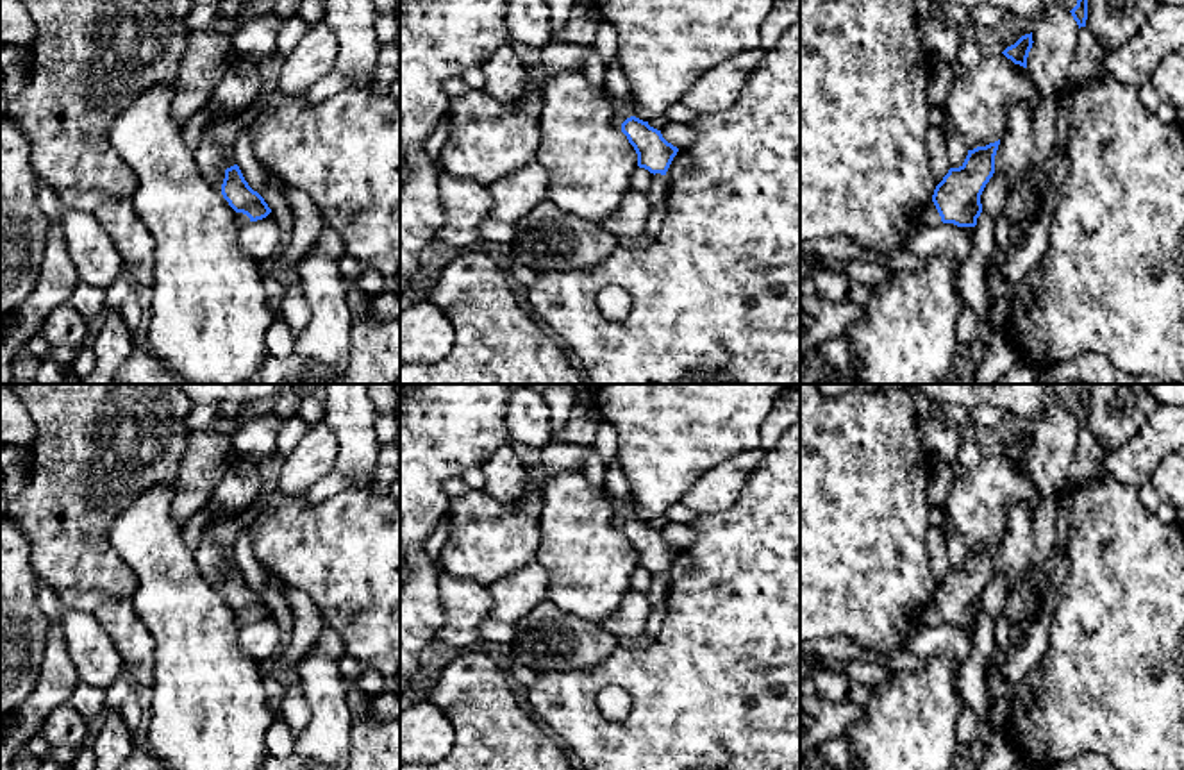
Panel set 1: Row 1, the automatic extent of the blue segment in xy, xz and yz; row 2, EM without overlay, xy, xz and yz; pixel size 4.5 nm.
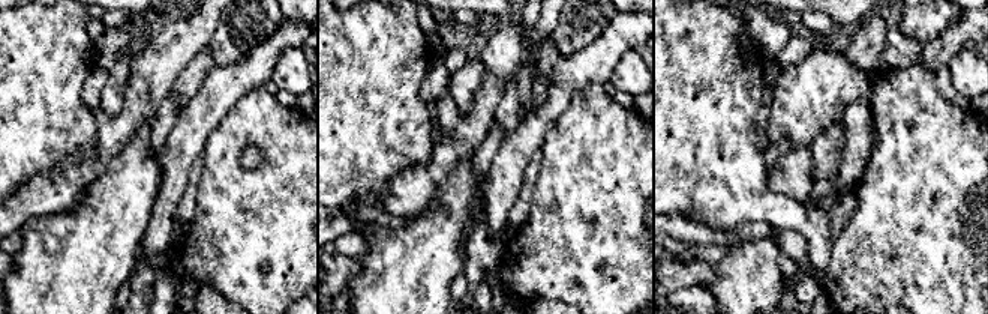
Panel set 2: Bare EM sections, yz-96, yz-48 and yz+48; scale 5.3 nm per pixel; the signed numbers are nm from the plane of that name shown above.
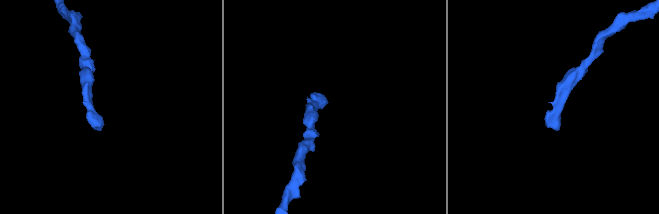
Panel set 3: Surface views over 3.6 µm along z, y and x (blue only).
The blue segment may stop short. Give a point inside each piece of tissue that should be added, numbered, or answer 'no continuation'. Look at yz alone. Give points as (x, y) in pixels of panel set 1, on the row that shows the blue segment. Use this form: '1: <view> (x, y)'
1: yz (929, 215)

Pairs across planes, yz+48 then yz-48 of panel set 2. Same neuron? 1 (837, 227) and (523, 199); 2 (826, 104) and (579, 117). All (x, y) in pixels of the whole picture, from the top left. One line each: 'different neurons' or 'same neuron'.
1: same neuron
2: same neuron

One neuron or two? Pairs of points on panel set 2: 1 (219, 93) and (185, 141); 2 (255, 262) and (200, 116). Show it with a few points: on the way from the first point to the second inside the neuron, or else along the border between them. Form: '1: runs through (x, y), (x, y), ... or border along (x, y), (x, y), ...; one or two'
1: runs through (209, 105), (191, 129); one
2: border along (230, 110), (209, 137), (204, 152); two

